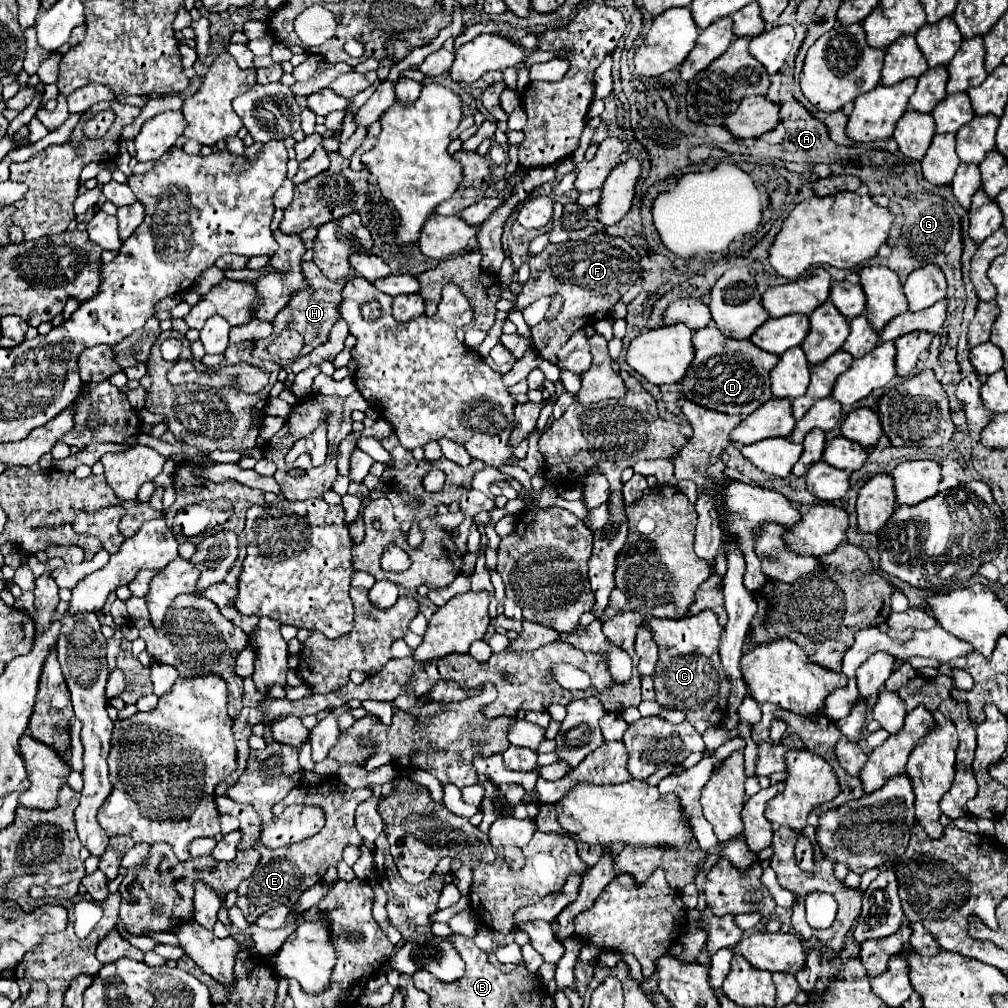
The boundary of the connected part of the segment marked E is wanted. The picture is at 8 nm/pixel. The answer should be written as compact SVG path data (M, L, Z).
M334 776L324 780L324 784L306 788L306 794L312 794L314 796L312 804L318 804L324 810L326 824L316 836L306 838L302 844L296 844L294 848L266 850L266 846L260 846L260 842L256 842L254 848L260 852L260 862L254 874L238 886L238 908L242 910L248 922L254 922L260 914L274 906L292 906L306 888L324 878L326 868L336 866L340 862L342 850L346 846L362 844L362 836L354 826L354 812L362 802L372 798L370 788L352 790L338 776Z

